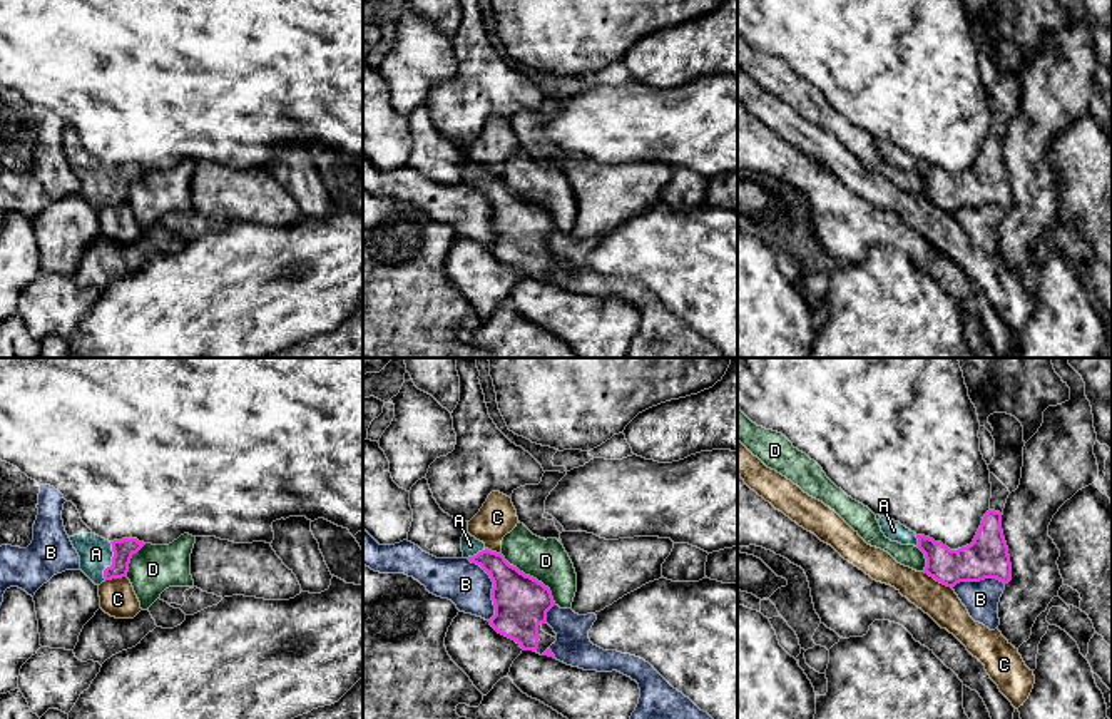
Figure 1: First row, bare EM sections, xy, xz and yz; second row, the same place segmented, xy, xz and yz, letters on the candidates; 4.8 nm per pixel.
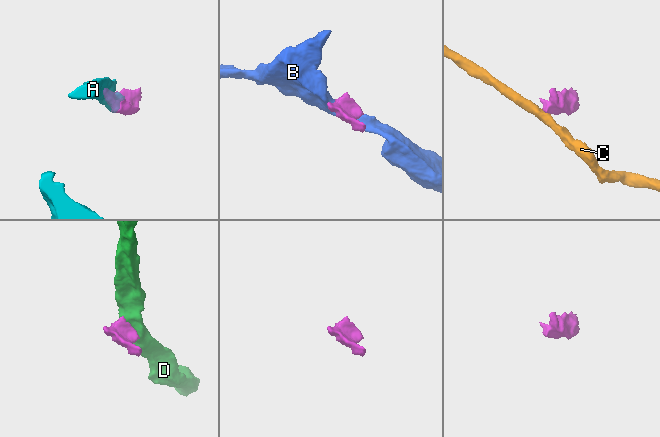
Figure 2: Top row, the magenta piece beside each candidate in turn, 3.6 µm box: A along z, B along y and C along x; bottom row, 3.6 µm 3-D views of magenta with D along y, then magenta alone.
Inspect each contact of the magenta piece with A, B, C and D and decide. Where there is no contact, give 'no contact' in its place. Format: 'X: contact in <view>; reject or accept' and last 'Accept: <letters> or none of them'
A: contact in xy; accept
B: contact in xz; reject
C: contact in yz; reject
D: contact in xz; reject
Accept: A

